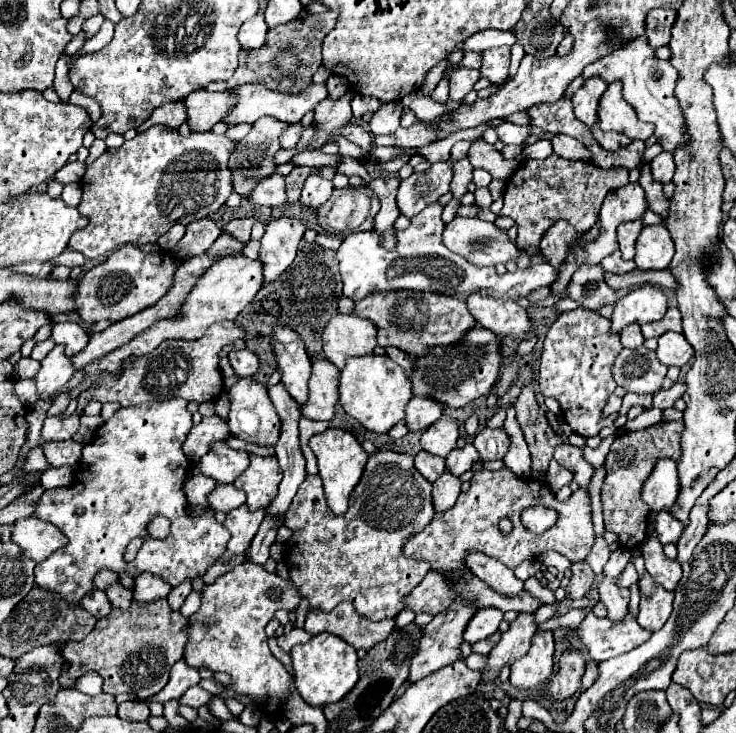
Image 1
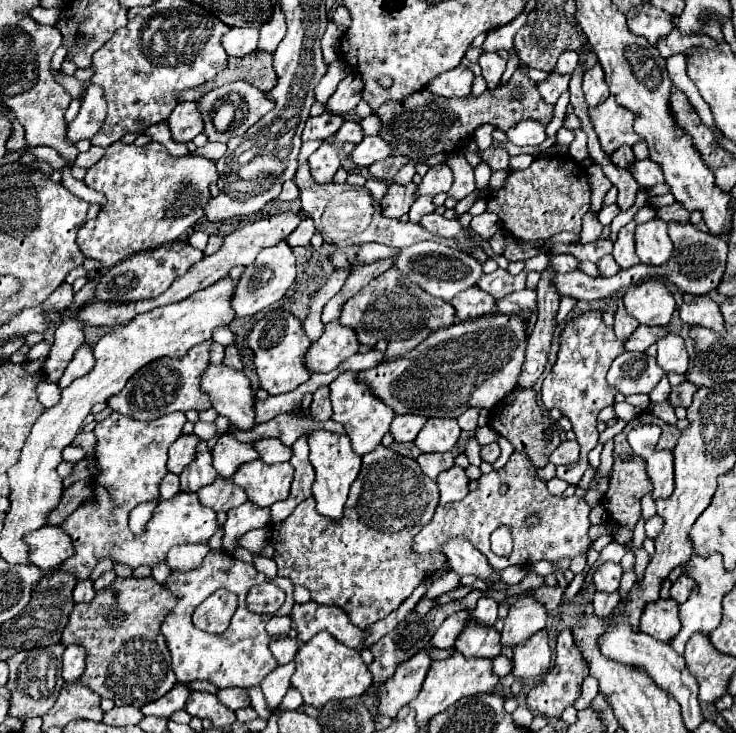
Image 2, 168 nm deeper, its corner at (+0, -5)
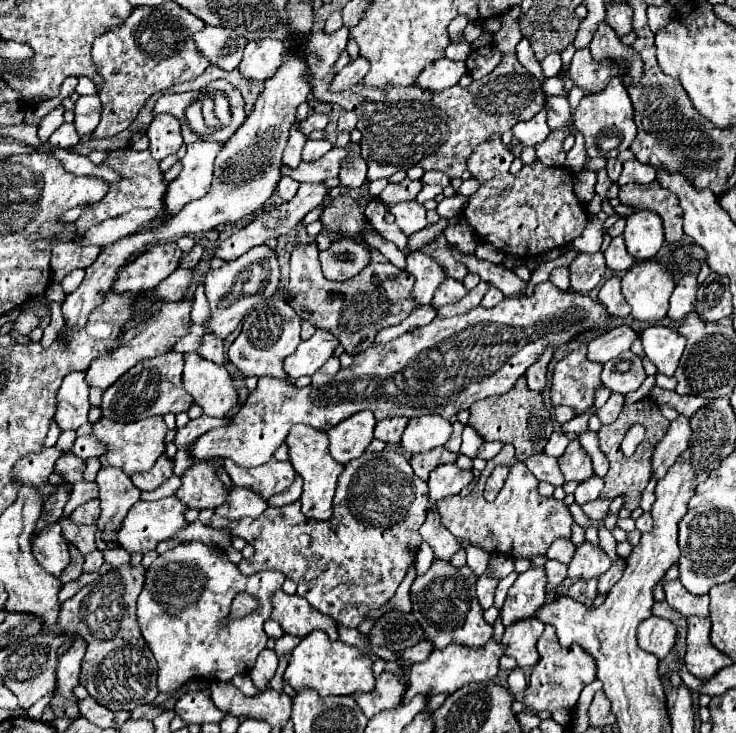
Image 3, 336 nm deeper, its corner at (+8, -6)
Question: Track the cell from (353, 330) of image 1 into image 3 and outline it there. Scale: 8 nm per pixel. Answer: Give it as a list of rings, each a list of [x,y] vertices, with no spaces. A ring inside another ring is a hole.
[[[317,329],[313,337],[301,341],[295,353],[285,359],[285,373],[291,379],[297,379],[301,375],[313,375],[333,357],[333,351],[337,347],[339,341],[335,335],[331,335],[327,329]]]

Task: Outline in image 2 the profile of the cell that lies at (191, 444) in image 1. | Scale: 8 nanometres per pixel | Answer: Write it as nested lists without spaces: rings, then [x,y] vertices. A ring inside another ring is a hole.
[[[195,434],[181,436],[177,442],[171,444],[169,448],[169,460],[167,460],[167,470],[173,474],[181,474],[181,470],[195,458],[195,446],[199,438]]]

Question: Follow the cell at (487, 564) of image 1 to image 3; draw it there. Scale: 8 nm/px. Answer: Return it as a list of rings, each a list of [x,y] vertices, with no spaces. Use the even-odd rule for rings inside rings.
[[[433,511],[427,513],[427,521],[421,525],[421,537],[423,541],[433,549],[437,559],[443,561],[451,561],[451,557],[461,551],[461,543],[457,539],[453,539],[453,535],[449,535],[449,531],[445,531],[445,527],[441,527],[441,521],[437,519],[437,515],[433,515]]]

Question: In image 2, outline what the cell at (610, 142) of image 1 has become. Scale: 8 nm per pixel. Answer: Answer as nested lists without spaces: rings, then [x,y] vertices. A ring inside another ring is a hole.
[[[621,146],[617,152],[613,152],[611,162],[613,162],[615,166],[627,168],[627,164],[629,164],[629,162],[633,162],[633,150],[631,150],[629,146]]]

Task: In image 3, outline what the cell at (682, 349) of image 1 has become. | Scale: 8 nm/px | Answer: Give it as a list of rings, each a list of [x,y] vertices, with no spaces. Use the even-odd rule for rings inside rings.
[[[655,325],[641,331],[641,343],[645,355],[657,367],[657,373],[671,377],[683,355],[685,339],[681,339],[681,335],[669,327]]]

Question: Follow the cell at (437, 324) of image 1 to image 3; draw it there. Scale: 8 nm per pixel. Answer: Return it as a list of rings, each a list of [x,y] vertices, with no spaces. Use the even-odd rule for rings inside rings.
[[[301,245],[291,253],[287,301],[301,319],[309,319],[315,327],[329,329],[347,353],[357,355],[373,345],[377,331],[401,323],[419,307],[411,297],[413,283],[413,275],[391,263],[369,263],[361,275],[347,281],[329,281],[323,277],[317,245]]]

